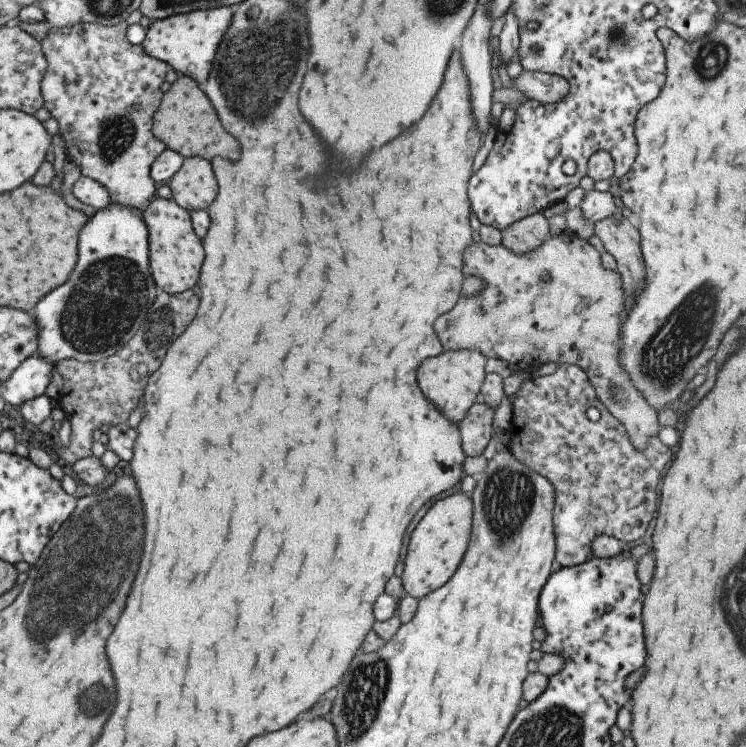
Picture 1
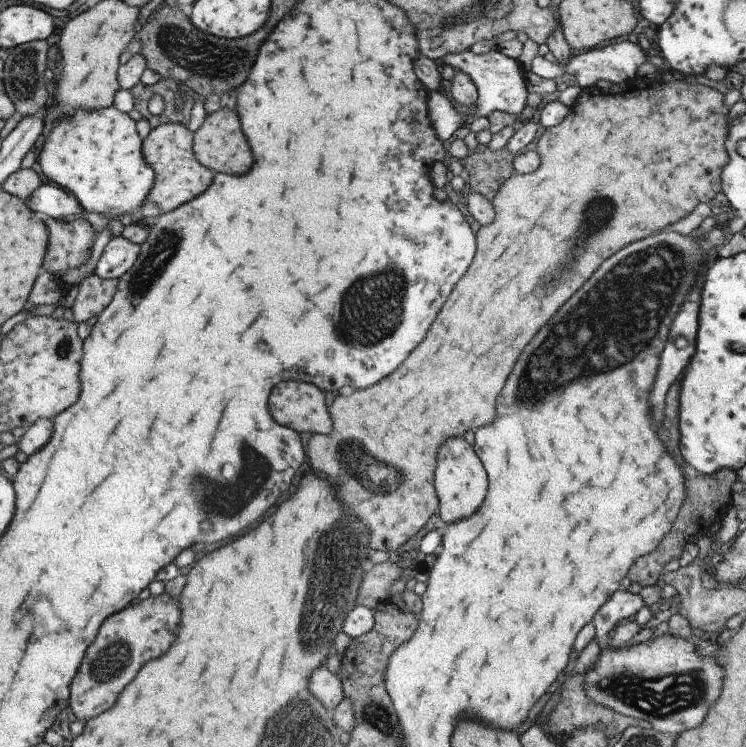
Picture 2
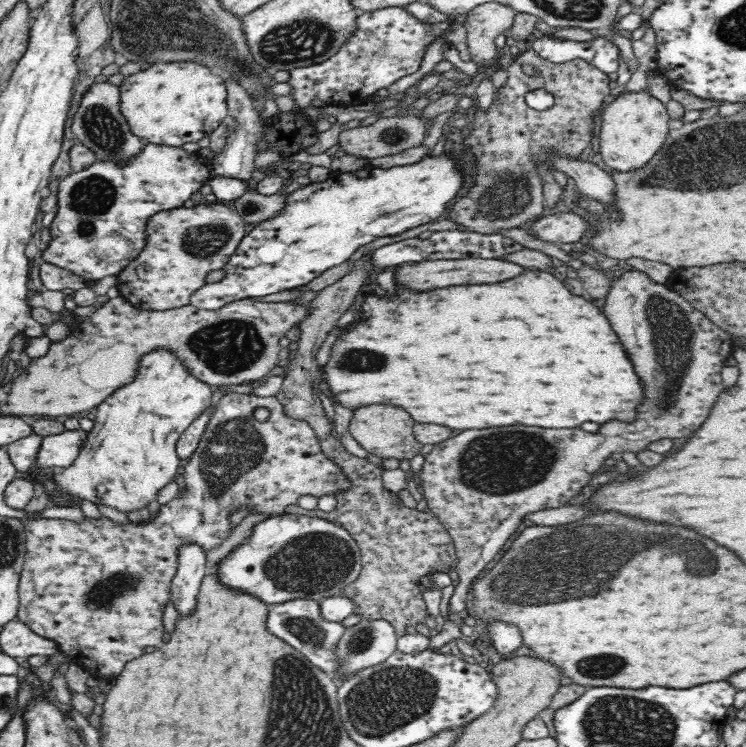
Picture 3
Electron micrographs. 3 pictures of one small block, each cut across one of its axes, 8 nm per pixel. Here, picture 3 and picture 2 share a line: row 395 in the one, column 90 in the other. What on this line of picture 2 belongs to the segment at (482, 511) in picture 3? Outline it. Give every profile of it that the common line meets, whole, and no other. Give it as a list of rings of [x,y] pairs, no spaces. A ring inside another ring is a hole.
[[[167,594],[149,596],[109,616],[109,620],[101,624],[95,640],[85,650],[85,656],[69,686],[69,708],[73,710],[77,720],[89,720],[111,708],[119,692],[127,682],[133,680],[141,664],[165,654],[165,650],[177,636],[177,628],[179,602],[177,598],[171,598]]]

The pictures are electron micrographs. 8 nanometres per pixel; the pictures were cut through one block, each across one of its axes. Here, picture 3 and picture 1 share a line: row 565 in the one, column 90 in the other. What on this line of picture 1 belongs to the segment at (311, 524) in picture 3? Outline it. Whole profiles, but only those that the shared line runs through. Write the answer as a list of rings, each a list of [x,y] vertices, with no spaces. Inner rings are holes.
[[[108,203],[83,224],[77,264],[65,284],[45,294],[31,310],[37,326],[37,356],[54,366],[65,359],[95,362],[127,344],[146,318],[157,288],[148,263],[148,232],[141,214]]]

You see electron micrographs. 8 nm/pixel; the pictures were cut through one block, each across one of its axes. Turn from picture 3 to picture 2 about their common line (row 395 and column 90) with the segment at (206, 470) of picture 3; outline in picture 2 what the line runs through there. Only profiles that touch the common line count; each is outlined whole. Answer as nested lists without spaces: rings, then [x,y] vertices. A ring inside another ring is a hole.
[[[47,217],[43,222],[48,240],[40,268],[55,277],[59,272],[73,270],[89,260],[98,233],[85,218],[63,222],[59,218]]]

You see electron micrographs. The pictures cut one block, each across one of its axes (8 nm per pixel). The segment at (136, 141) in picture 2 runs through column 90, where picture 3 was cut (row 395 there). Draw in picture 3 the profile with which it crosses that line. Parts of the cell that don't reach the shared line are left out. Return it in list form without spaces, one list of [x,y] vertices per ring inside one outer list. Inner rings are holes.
[[[154,348],[154,350],[148,350],[146,354],[140,356],[138,362],[138,370],[136,370],[136,376],[132,378],[132,382],[128,382],[120,388],[116,388],[114,392],[106,399],[101,402],[94,411],[96,413],[96,420],[94,420],[94,428],[87,435],[85,445],[78,453],[76,460],[68,466],[68,468],[62,469],[56,473],[52,478],[54,483],[54,490],[50,492],[47,506],[65,506],[66,503],[70,503],[70,500],[90,500],[90,502],[100,504],[106,504],[106,506],[112,506],[120,512],[130,512],[130,510],[138,510],[138,508],[144,508],[150,500],[156,498],[156,492],[162,490],[168,482],[172,482],[173,479],[178,476],[178,468],[180,468],[180,459],[176,455],[176,442],[180,435],[198,418],[199,416],[213,404],[212,402],[212,391],[210,391],[210,385],[207,382],[202,382],[199,378],[196,378],[191,370],[185,365],[185,362],[169,348]]]

